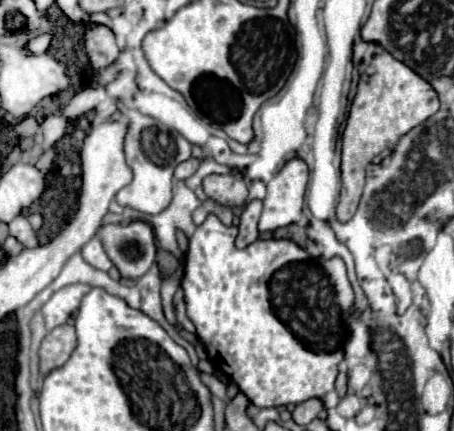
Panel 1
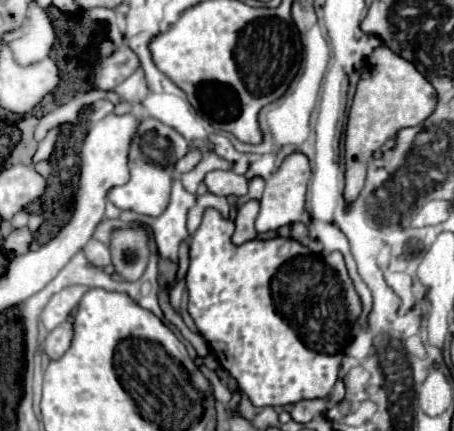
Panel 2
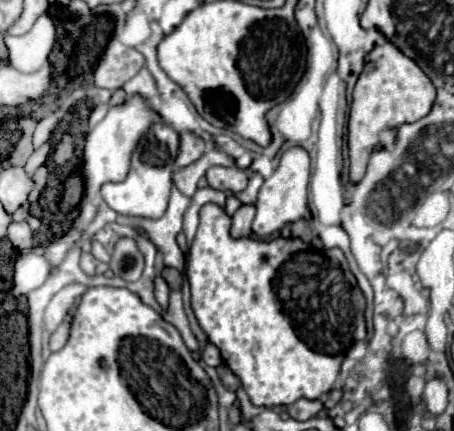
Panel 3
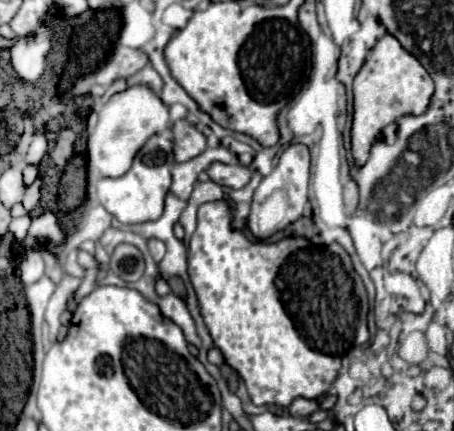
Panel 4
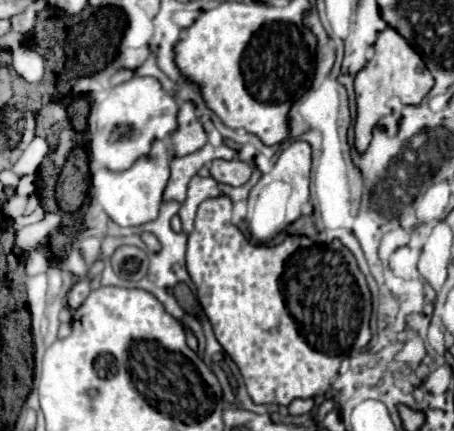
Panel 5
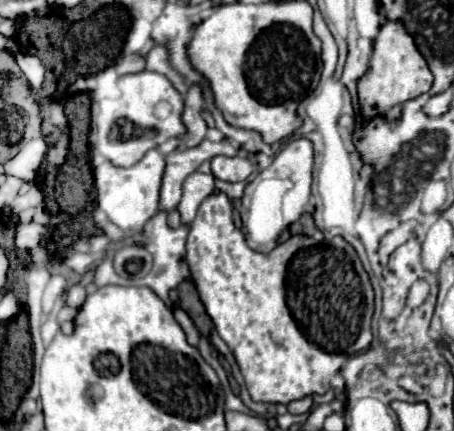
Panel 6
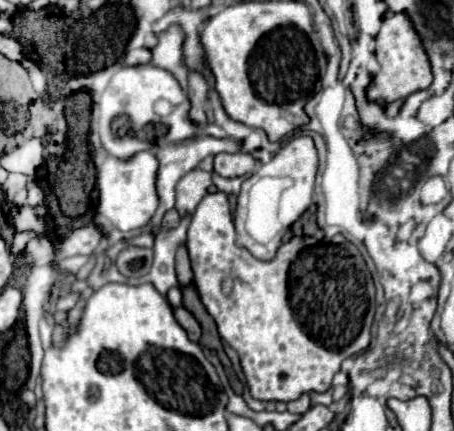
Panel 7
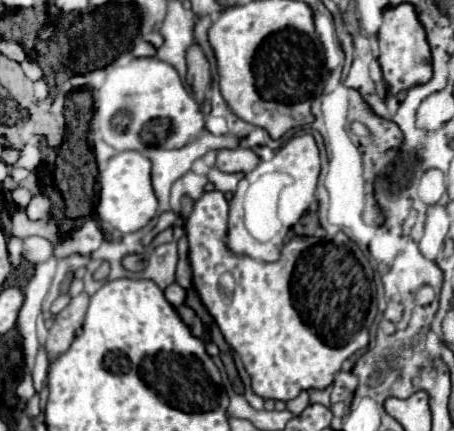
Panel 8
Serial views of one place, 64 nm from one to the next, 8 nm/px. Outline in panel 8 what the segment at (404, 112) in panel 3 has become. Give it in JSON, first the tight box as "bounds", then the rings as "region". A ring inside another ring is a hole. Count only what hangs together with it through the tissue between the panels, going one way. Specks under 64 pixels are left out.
{"bounds":[378,2,432,94],"region":[[[404,2],[398,6],[388,6],[384,10],[382,26],[378,30],[378,44],[380,44],[380,66],[390,94],[398,94],[408,90],[416,84],[424,84],[432,78],[432,56],[430,46],[426,40],[426,32],[418,14],[412,4]]]}

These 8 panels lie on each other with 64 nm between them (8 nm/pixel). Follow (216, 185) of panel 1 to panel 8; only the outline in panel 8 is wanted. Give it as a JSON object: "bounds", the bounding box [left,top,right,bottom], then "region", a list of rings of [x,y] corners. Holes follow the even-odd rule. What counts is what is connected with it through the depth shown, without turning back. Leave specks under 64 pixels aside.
{"bounds":[216,148,260,172],"region":[[[224,148],[218,152],[216,158],[216,168],[222,172],[250,172],[252,168],[256,168],[256,164],[260,162],[260,158],[248,150],[248,148]]]}

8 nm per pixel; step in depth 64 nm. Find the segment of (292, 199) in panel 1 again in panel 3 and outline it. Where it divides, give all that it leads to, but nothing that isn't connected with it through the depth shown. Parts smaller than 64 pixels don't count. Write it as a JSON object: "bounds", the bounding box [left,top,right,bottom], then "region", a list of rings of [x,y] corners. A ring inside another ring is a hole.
{"bounds":[252,146,310,236],"region":[[[300,146],[288,148],[282,154],[280,164],[274,170],[274,174],[268,180],[264,180],[264,184],[258,192],[258,200],[254,202],[256,216],[254,216],[254,222],[252,222],[252,232],[256,236],[268,236],[272,232],[282,230],[286,224],[300,220],[302,214],[306,212],[306,206],[308,206],[308,180],[310,180],[308,152]]]}

